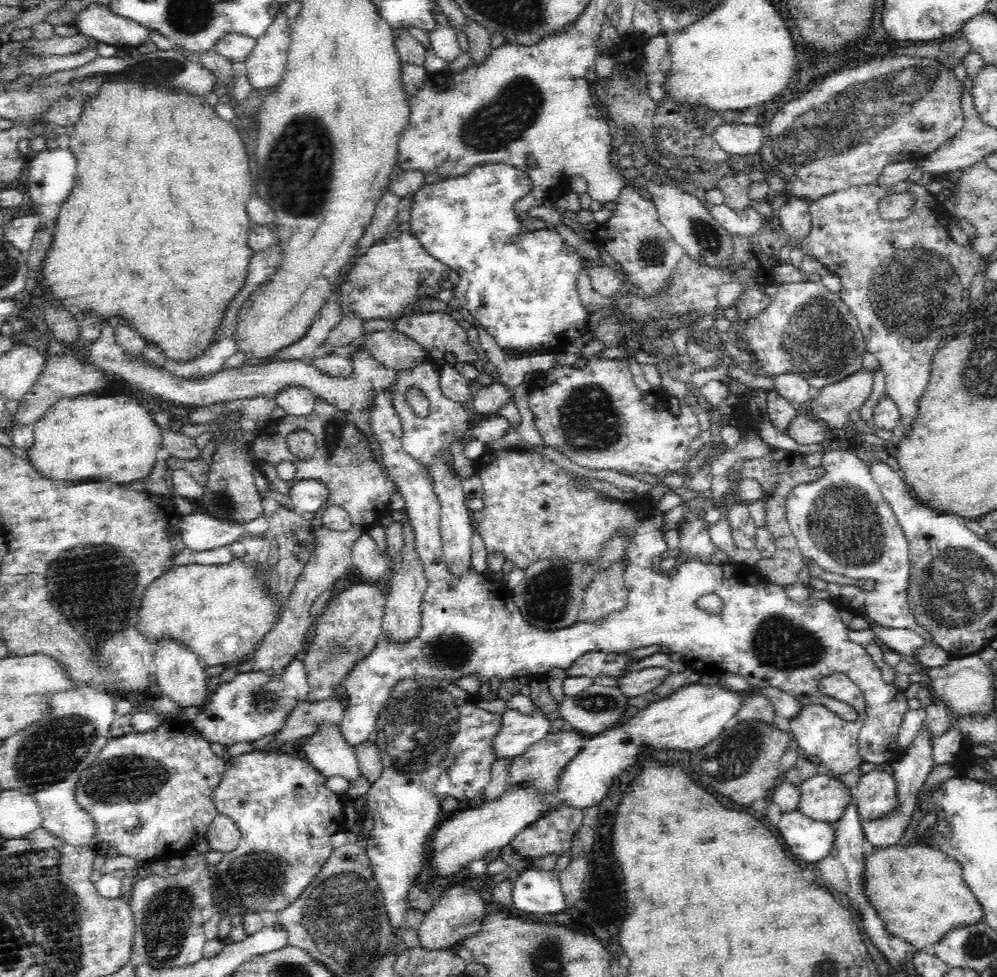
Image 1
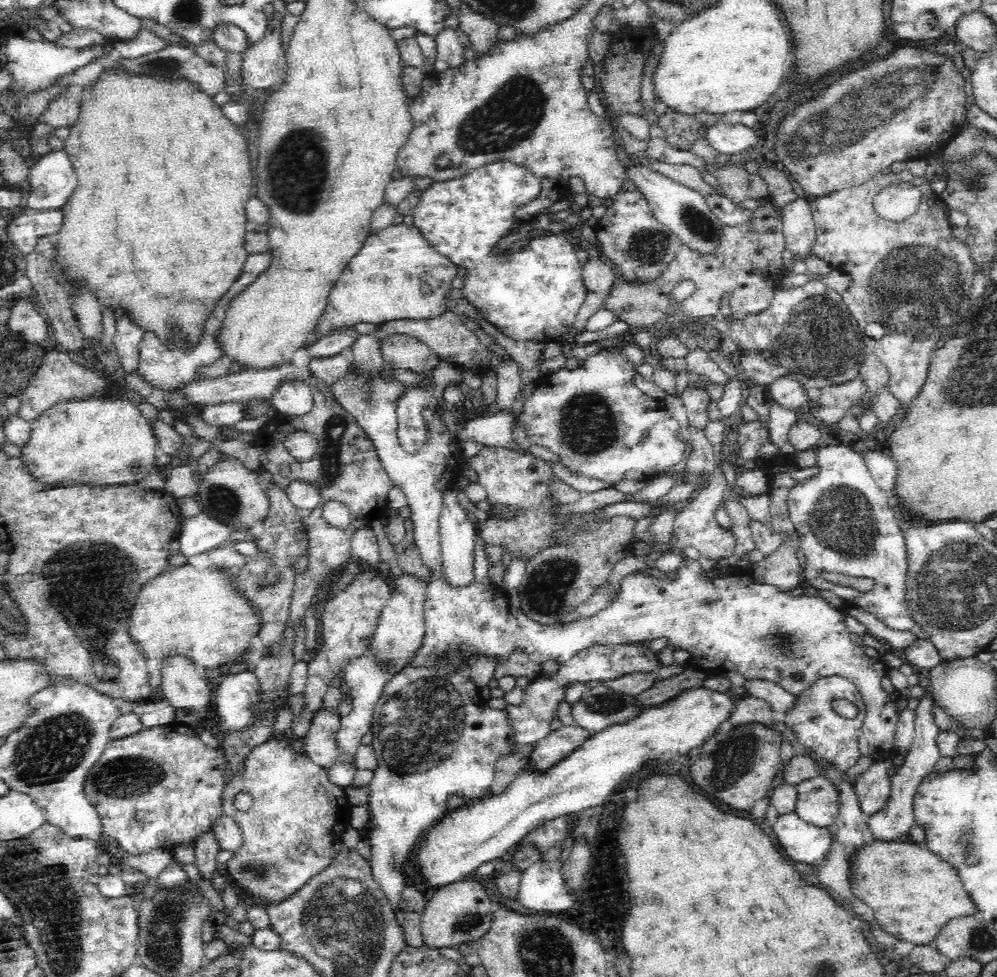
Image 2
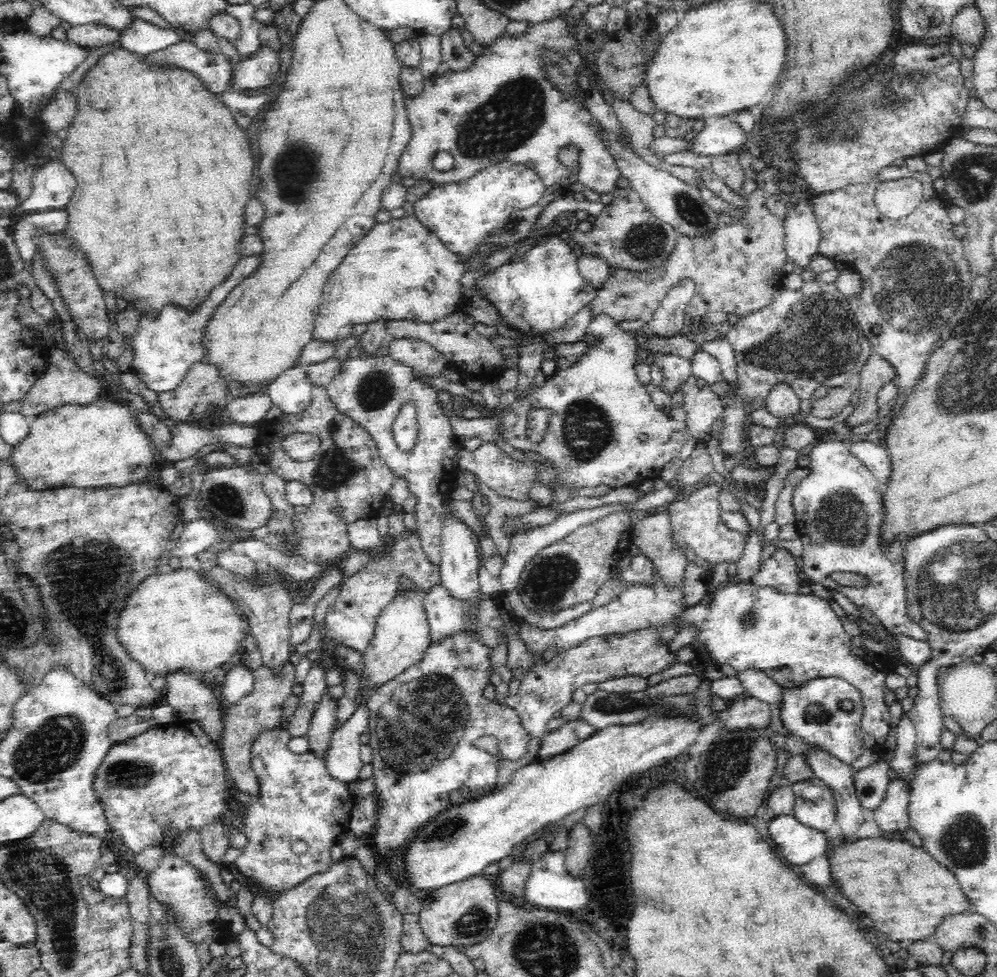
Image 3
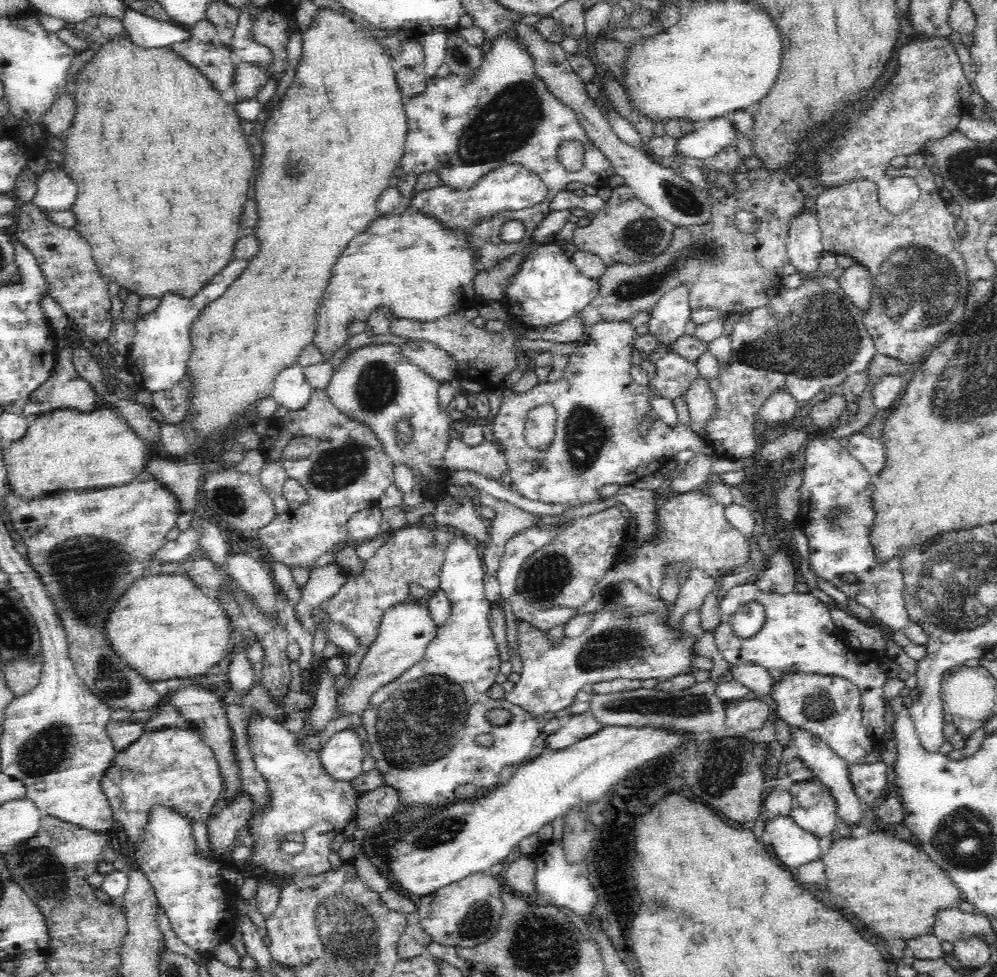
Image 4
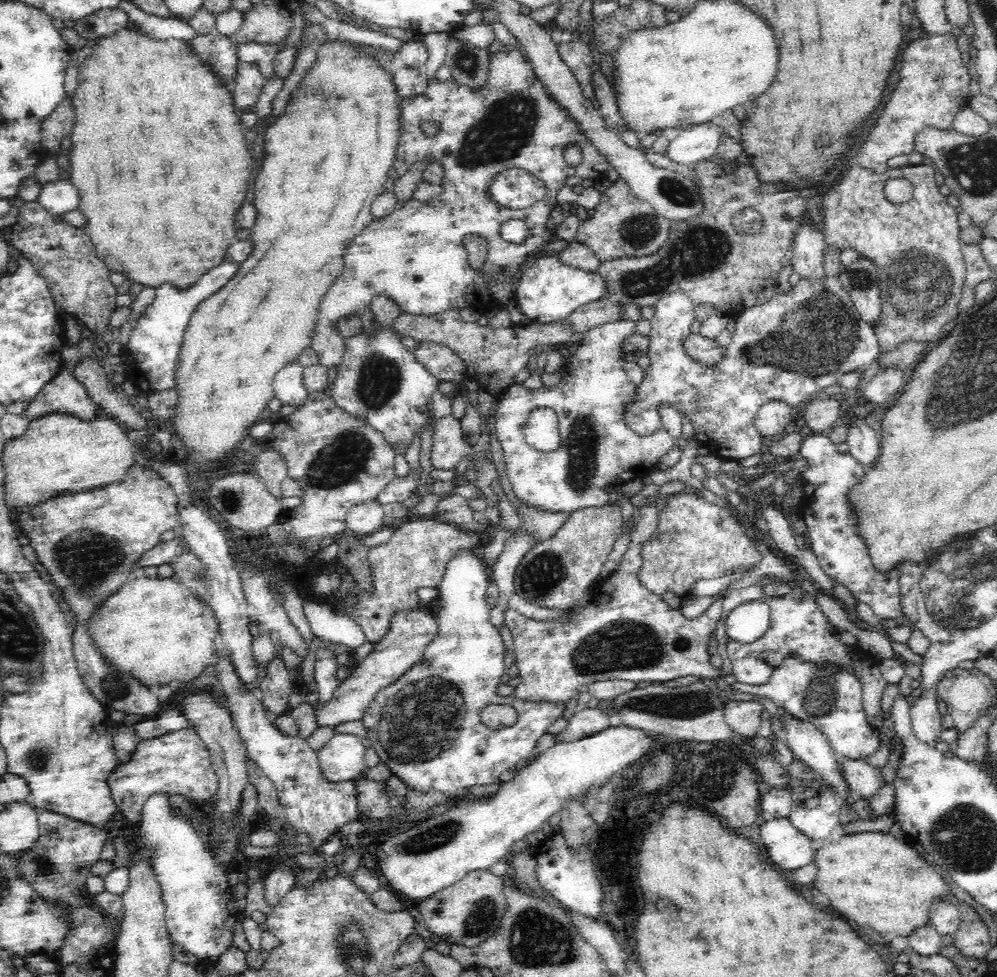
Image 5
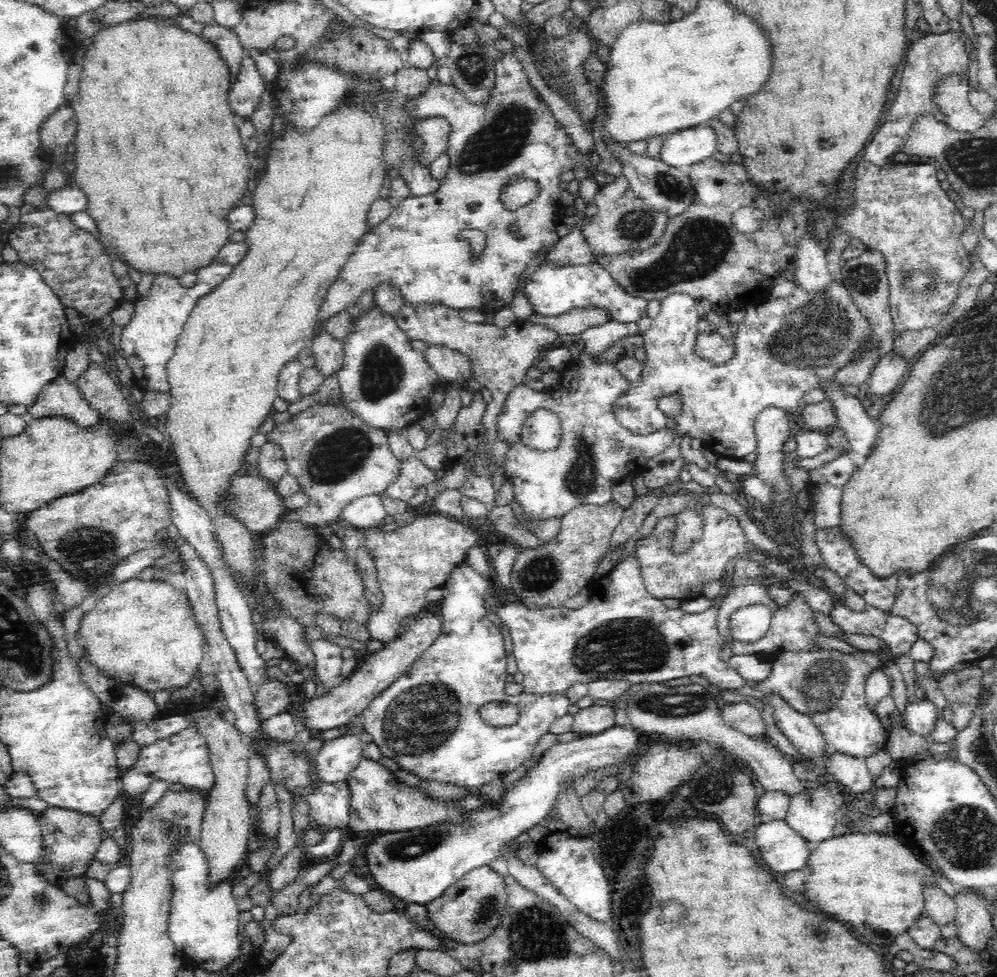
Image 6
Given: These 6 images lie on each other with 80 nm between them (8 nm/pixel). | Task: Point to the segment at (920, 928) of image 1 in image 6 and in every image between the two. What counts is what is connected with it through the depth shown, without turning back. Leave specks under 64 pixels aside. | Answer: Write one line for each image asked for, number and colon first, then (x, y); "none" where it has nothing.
2: (913, 893)
3: (905, 891)
4: (893, 888)
5: (885, 885)
6: (873, 881)

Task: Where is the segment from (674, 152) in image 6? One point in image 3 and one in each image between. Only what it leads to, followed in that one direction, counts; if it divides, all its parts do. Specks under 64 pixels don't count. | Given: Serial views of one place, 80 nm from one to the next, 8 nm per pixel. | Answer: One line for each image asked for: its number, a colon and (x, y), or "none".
3: (719, 136)
4: (709, 138)
5: (700, 142)

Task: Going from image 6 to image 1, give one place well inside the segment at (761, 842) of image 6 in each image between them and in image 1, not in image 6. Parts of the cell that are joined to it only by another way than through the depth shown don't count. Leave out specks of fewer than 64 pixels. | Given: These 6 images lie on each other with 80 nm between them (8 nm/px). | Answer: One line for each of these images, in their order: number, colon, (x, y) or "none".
1: (811, 841)
2: (804, 843)
3: (799, 844)
4: (794, 847)
5: (787, 848)

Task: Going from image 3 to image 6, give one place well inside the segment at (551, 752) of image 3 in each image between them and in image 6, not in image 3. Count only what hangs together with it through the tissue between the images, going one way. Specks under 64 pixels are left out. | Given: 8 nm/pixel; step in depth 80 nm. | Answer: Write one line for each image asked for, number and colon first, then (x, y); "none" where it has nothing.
4: (574, 728)
5: (587, 721)
6: (594, 719)

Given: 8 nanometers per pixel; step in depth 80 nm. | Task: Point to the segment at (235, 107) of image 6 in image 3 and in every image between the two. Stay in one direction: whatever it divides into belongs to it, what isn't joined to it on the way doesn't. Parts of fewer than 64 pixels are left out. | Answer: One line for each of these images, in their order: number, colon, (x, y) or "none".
3: (262, 70)
4: (249, 78)
5: (249, 84)

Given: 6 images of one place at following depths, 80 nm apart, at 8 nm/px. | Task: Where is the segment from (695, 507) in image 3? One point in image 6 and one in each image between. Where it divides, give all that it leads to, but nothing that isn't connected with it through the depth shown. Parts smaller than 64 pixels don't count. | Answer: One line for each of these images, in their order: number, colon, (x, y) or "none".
4: (694, 534)
5: (694, 540)
6: (683, 577)

